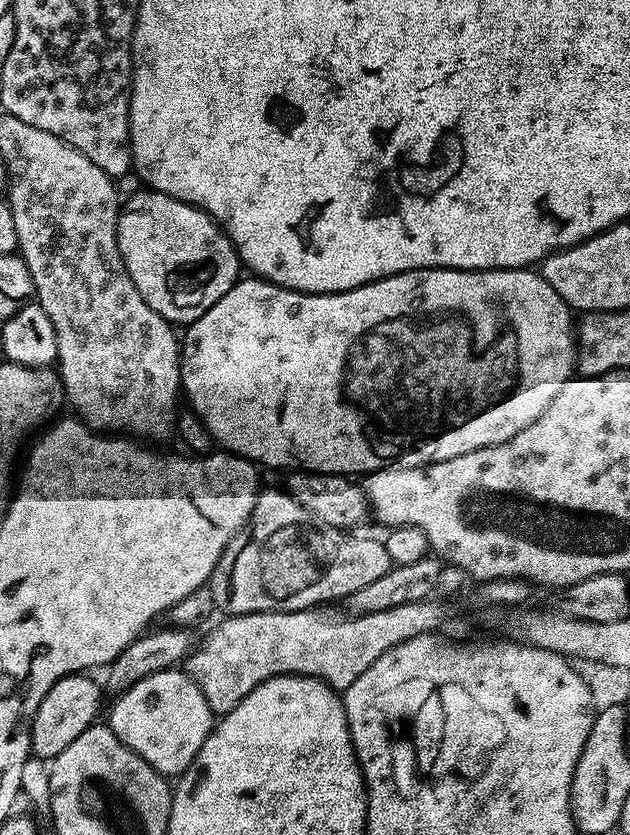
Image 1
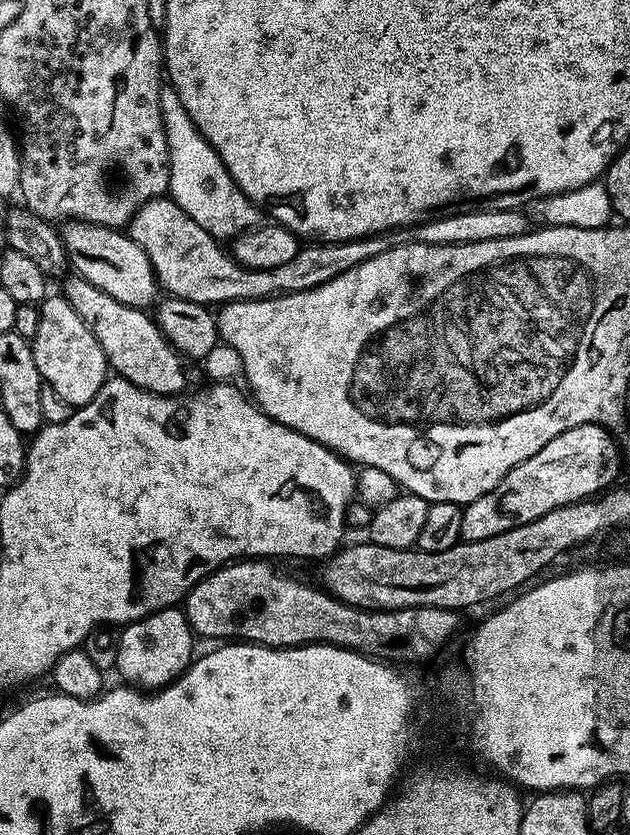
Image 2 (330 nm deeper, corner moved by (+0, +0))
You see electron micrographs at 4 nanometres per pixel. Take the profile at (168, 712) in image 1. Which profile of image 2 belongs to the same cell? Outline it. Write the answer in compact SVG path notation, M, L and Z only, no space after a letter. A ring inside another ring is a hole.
M179 607L158 610L146 618L136 620L134 623L127 625L121 632L124 633L118 636L118 643L116 644L117 662L114 668L116 672L120 671L120 676L124 679L121 681L125 685L137 690L159 690L164 688L171 684L173 680L177 680L194 659L194 651L192 652L194 633Z

